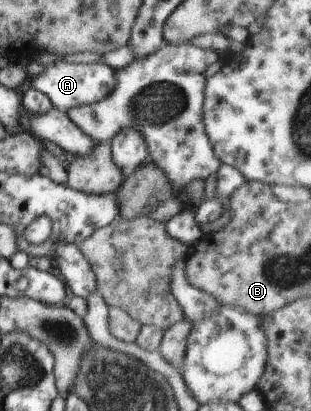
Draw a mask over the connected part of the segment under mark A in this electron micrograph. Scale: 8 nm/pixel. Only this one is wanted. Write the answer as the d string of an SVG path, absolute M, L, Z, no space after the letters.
M58 62L42 71L40 75L30 77L32 79L30 85L47 95L54 108L67 112L73 107L98 103L104 97L110 97L110 93L116 87L116 75L114 73L116 70L102 62L94 62L93 64Z

